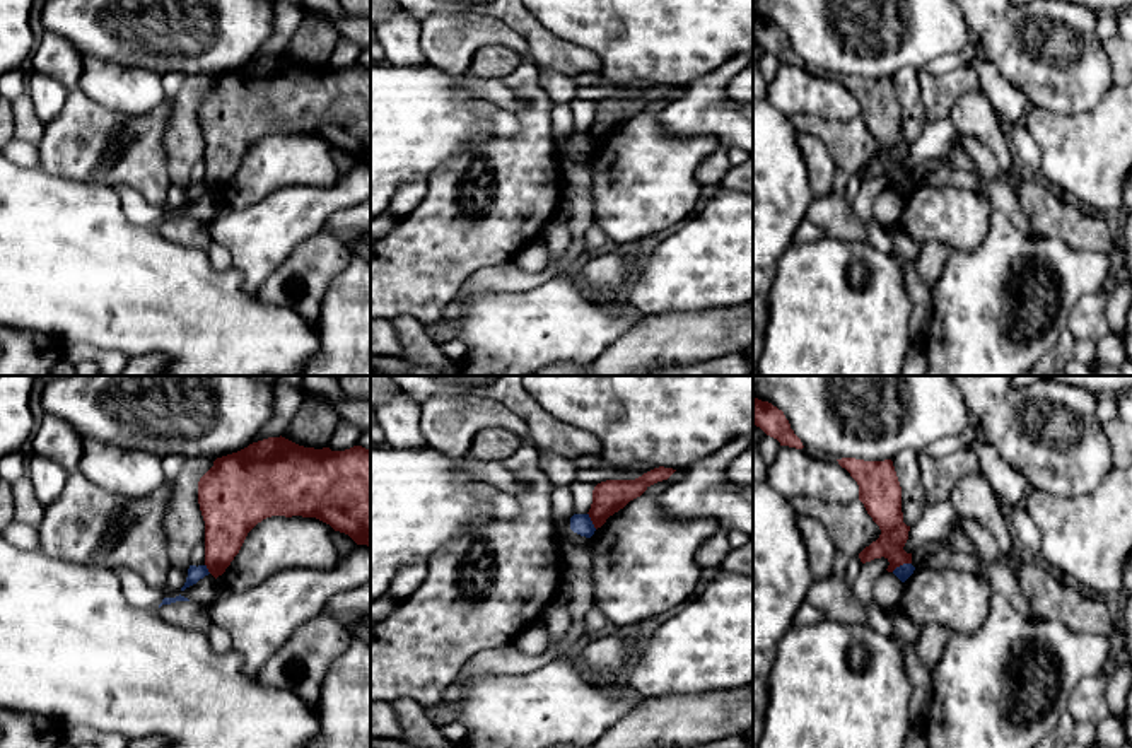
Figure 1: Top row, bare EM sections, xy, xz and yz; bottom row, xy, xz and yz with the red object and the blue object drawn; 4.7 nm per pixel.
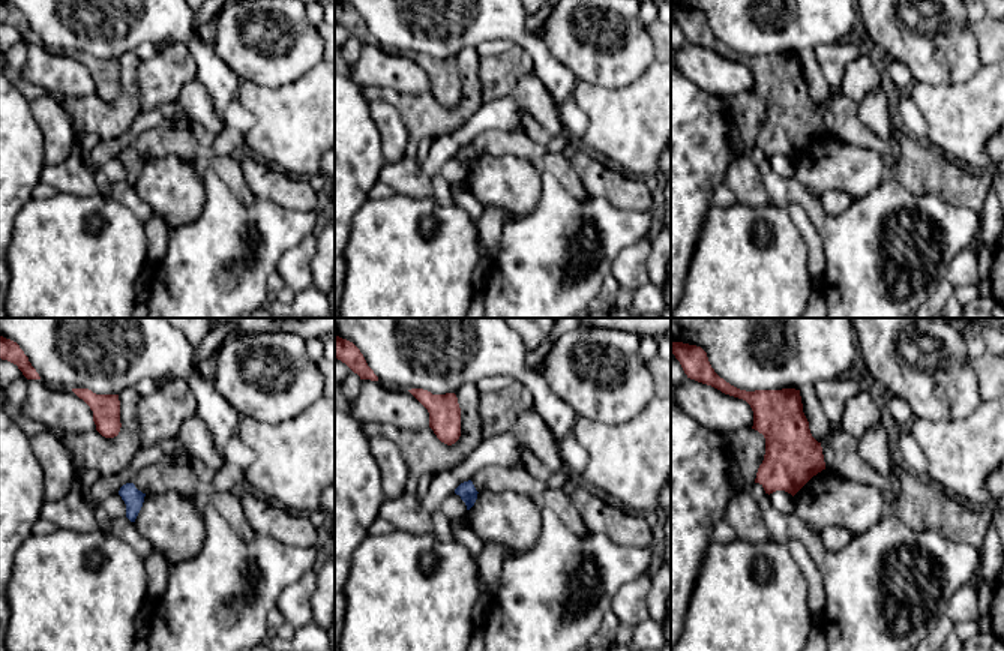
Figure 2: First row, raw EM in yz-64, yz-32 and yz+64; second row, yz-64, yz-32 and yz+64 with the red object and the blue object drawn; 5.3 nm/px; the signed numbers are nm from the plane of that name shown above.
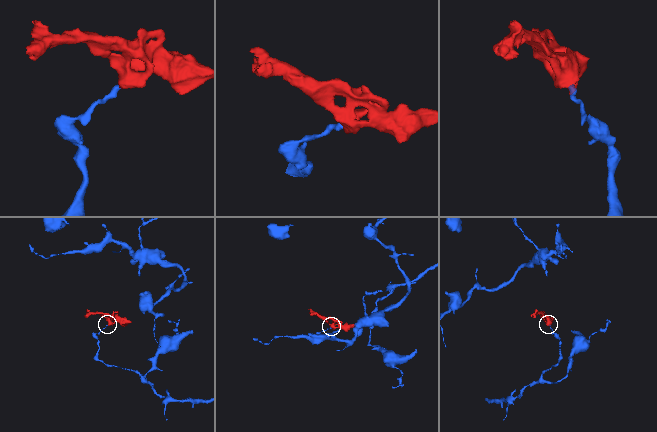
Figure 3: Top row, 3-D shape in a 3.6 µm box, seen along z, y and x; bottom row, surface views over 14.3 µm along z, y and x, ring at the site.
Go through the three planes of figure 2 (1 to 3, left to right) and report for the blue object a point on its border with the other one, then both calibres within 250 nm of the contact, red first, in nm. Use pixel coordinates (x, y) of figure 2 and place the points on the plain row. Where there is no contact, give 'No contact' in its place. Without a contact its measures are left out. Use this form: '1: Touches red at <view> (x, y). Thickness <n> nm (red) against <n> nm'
1: No contact
2: No contact
3: No contact

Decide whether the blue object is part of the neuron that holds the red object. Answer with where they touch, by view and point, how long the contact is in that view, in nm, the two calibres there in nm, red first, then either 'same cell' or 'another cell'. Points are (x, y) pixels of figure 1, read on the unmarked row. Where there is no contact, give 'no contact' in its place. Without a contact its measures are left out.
contact yz (900, 181); length 100 nm; calibres 140 and 70 nm; another cell

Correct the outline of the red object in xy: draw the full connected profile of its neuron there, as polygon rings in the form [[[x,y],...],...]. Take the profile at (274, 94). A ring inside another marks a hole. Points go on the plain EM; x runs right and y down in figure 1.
[[[268,55],[217,75],[198,99],[198,121],[205,138],[205,183],[217,196],[239,171],[248,150],[271,133],[316,135],[357,162],[371,166],[371,68],[299,63],[285,55]]]

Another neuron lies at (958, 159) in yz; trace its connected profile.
[[[961,138],[954,142],[951,154],[941,162],[944,162],[946,166],[953,169],[970,171],[978,174],[977,166],[973,164],[973,161],[968,157],[968,154],[965,152],[961,145]]]

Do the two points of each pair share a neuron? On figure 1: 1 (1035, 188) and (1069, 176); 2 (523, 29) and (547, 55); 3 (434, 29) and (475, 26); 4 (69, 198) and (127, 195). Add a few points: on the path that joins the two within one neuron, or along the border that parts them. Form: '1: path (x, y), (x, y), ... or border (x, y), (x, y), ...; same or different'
1: border (1038, 176), (1081, 205); different
2: path (530, 35), (543, 48); same
3: path (444, 29), (465, 29); same
4: border (115, 188), (123, 212), (132, 221), (145, 226); different

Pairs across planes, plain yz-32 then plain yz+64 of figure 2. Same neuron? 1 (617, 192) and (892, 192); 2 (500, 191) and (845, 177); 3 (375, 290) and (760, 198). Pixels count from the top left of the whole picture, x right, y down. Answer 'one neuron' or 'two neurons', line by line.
1: two neurons
2: one neuron
3: two neurons

